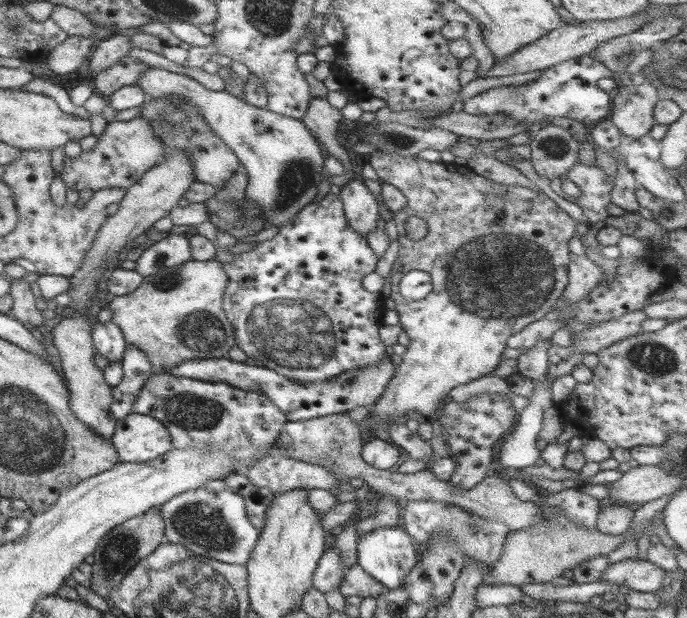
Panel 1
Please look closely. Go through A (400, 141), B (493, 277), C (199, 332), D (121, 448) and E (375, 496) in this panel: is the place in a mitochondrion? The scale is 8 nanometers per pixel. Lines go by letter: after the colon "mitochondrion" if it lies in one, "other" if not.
A: mitochondrion
B: mitochondrion
C: mitochondrion
D: other
E: other

